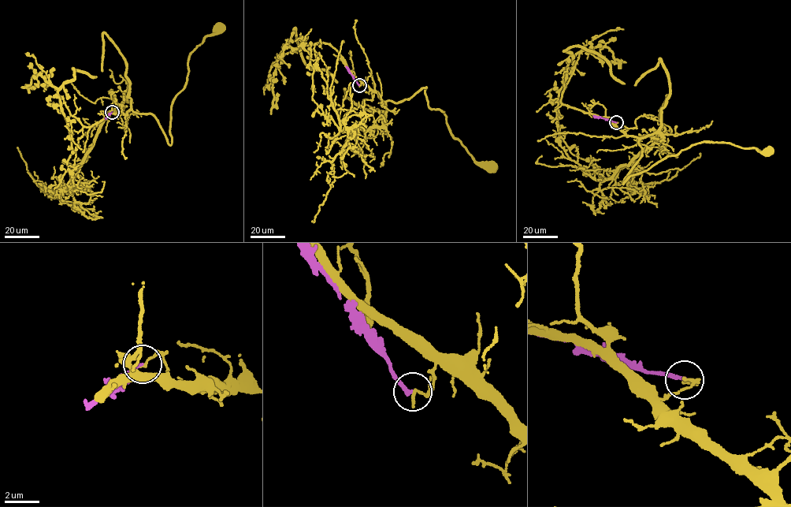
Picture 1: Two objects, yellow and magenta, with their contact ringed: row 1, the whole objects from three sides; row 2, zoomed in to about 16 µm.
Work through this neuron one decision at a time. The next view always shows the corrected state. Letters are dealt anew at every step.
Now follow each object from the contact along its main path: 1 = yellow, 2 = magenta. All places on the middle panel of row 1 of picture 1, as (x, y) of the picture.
1: (359, 85), (364, 82), (394, 102), (426, 87), (428, 106), (443, 111), (451, 134), (473, 160), (492, 169)
2: (359, 85), (346, 66)

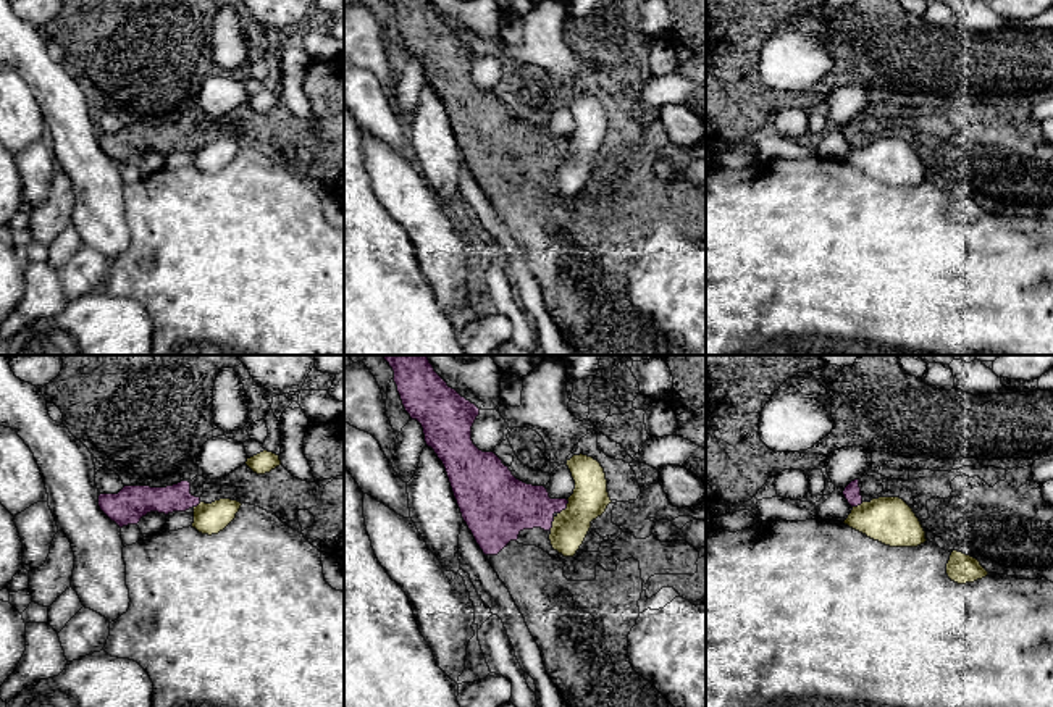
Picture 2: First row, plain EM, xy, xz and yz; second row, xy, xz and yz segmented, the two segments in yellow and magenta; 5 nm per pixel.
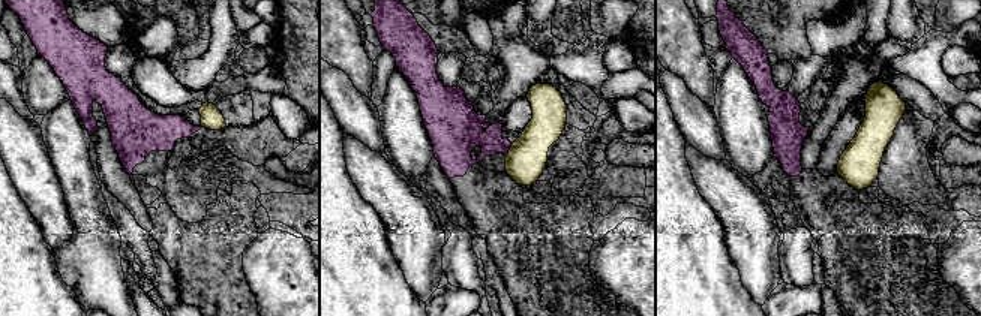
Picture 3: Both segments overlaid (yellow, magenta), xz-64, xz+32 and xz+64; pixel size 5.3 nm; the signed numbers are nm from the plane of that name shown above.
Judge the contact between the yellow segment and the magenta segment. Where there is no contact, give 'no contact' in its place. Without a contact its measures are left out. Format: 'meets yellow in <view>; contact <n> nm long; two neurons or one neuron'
meets yellow in xz; contact 90 nm long; two neurons

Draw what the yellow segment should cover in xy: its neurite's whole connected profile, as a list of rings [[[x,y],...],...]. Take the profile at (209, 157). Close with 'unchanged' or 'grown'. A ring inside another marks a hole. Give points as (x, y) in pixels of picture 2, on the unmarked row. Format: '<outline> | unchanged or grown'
[[[220,137],[212,142],[200,140],[194,145],[192,166],[202,173],[218,173],[236,157],[241,144],[241,140],[231,137]]] | unchanged

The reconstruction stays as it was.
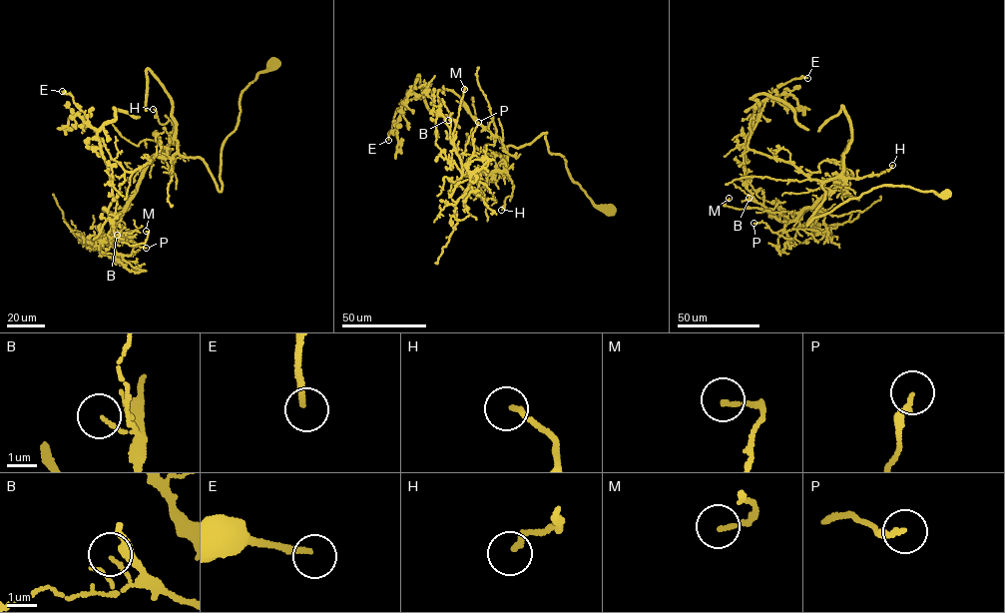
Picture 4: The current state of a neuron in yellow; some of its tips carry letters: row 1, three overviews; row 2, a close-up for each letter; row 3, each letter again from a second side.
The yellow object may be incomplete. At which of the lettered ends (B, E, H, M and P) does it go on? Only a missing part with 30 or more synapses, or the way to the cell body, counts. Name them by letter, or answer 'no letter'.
no letter

